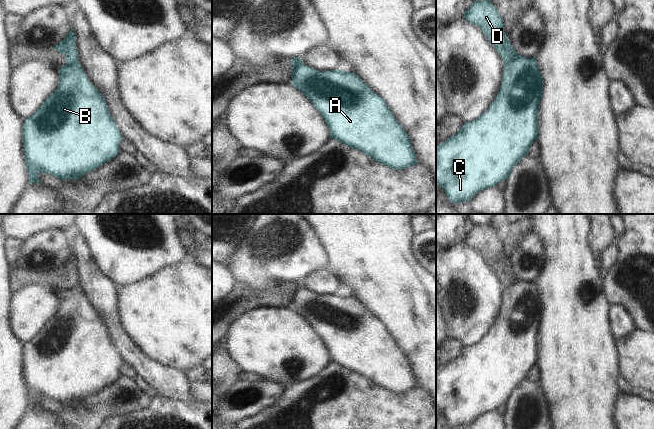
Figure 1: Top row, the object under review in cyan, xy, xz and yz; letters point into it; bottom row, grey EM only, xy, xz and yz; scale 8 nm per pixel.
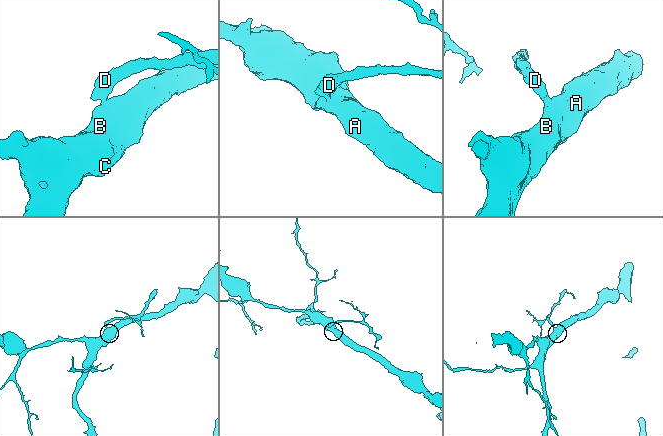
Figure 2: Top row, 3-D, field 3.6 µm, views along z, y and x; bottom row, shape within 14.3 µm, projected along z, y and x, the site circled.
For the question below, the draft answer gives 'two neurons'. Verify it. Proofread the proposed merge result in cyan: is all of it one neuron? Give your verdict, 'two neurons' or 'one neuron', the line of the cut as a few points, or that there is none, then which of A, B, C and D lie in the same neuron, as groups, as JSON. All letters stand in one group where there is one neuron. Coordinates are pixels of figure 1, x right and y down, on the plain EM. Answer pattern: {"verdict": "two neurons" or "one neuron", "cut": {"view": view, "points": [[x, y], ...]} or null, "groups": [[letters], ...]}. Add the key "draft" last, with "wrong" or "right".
{"verdict": "two neurons", "cut": {"view": "yz", "points": [[518, 278], [504, 287]]}, "groups": [["A", "B", "C"], ["D"]], "draft": "right"}

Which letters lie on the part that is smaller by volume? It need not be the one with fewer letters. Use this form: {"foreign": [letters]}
{"foreign": ["D"]}

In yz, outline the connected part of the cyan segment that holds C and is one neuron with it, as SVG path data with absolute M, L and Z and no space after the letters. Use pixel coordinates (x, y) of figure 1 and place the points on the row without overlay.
M518 279L513 284L504 287L504 296L502 298L502 308L500 314L486 336L477 344L465 346L461 353L445 366L436 371L436 407L440 409L451 427L468 427L479 415L496 410L502 404L507 404L513 391L528 378L531 368L537 364L538 359L538 331L542 322L543 305L535 282L527 282Z

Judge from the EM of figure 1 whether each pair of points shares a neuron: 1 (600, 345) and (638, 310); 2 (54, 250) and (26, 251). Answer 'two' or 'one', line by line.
1: two
2: one

